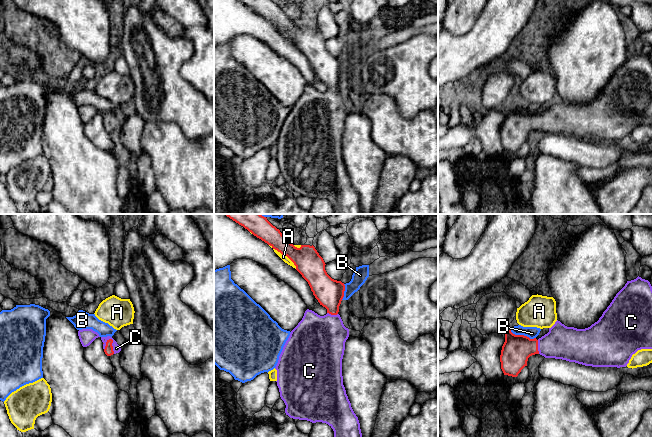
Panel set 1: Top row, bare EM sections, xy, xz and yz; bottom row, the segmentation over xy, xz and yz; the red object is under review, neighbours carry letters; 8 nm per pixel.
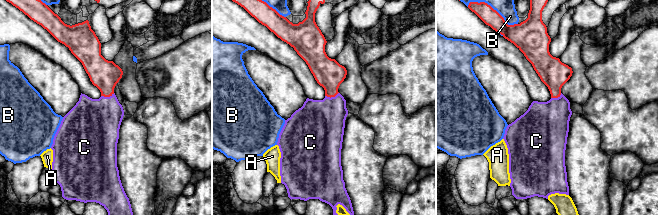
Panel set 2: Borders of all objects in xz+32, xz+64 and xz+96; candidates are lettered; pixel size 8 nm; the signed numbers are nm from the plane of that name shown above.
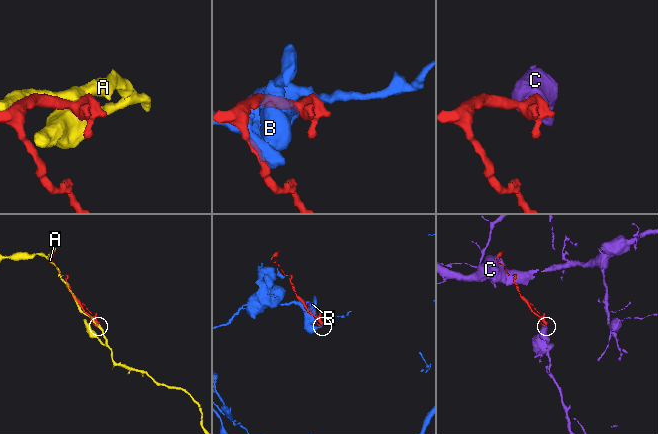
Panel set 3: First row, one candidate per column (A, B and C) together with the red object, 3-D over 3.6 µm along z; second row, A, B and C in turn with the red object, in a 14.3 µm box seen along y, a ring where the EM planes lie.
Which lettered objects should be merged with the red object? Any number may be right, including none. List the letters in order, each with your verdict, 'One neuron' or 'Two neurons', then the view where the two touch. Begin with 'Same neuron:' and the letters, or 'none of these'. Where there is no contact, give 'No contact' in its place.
Same neuron: C
A: Two neurons. Touches red in xz
B: Two neurons. Touches red in yz
C: One neuron. Touches red in xy

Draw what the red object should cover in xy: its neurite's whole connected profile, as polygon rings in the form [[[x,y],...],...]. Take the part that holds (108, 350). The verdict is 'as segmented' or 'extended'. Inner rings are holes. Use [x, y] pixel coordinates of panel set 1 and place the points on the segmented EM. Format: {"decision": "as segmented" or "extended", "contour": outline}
{"decision": "extended", "contour": [[[110,336],[101,337],[103,344],[104,352],[107,356],[111,356],[113,354],[119,353],[121,351],[120,346],[117,342]]]}

